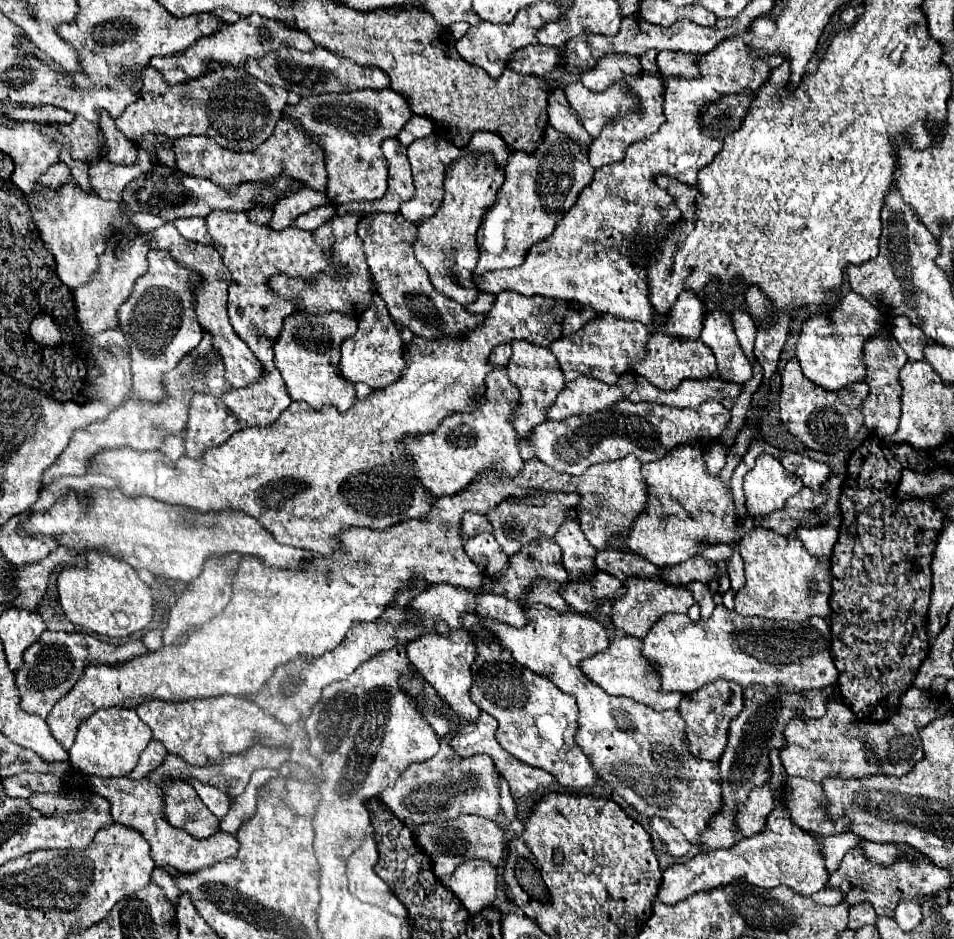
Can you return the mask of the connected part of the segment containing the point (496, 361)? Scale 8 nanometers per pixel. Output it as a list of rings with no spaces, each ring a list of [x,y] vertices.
[[[502,344],[502,346],[496,346],[492,350],[490,364],[494,368],[506,368],[508,366],[508,360],[510,360],[510,344]]]

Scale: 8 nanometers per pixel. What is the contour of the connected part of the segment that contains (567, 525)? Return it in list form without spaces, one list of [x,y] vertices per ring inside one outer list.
[[[564,520],[554,540],[562,548],[564,568],[570,580],[588,580],[588,576],[596,574],[596,564],[594,564],[596,548],[588,544],[578,520]]]

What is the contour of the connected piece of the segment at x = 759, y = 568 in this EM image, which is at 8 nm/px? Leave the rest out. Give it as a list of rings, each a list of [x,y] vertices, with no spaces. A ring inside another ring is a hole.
[[[752,528],[740,540],[746,584],[736,594],[736,612],[742,616],[760,616],[774,620],[806,620],[810,616],[826,618],[830,614],[830,570],[818,564],[804,550],[796,536],[782,536],[770,528]]]

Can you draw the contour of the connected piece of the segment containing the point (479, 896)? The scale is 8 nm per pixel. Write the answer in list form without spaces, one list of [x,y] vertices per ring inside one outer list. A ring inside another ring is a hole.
[[[466,860],[454,870],[448,888],[460,898],[468,912],[476,914],[494,902],[496,878],[498,870],[494,864],[486,860]]]

